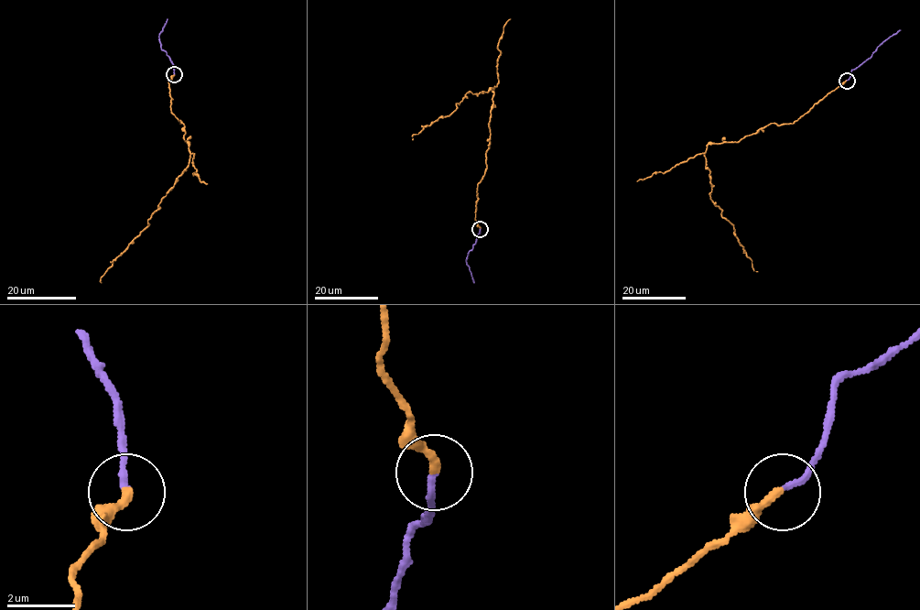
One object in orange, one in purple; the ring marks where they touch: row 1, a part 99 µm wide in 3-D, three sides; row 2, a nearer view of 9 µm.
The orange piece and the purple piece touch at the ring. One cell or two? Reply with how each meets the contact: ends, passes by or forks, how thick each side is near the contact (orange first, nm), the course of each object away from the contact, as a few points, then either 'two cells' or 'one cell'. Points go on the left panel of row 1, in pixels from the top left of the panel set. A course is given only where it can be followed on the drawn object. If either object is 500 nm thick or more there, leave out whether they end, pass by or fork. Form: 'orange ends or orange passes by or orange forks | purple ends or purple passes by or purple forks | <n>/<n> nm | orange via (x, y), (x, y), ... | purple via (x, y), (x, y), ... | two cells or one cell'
orange ends | purple ends | 240/200 nm | orange via (174, 74), (169, 81), (171, 111), (184, 125), (189, 166), (101, 283) | purple via (174, 74), (172, 63), (161, 49), (158, 37), (167, 19) | two cells

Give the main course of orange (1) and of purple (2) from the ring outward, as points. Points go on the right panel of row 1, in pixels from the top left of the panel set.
1: (847, 81), (793, 124), (769, 124), (738, 142), (708, 144), (710, 199), (733, 226), (757, 272)
2: (847, 81), (851, 70), (900, 30)

